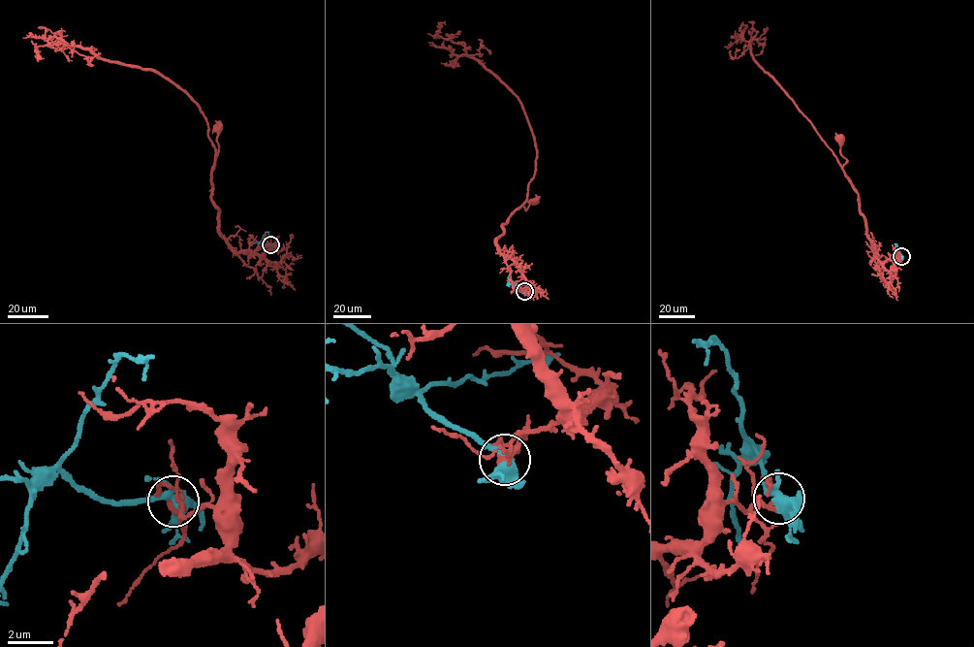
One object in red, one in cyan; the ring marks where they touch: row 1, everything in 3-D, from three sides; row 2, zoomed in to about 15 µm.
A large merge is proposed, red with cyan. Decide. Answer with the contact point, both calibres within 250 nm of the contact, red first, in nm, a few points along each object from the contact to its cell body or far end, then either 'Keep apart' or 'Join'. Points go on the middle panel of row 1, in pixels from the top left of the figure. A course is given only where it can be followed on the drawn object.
Place: (524, 291). Thickness 240 nm (red) against 400 nm. Course of red: (524, 291), (527, 282), (512, 260), (502, 255), (496, 241), (511, 214), (522, 206), (526, 210), (535, 200). Course of cyan: (524, 291), (515, 283), (509, 284), (510, 287). Keep apart

